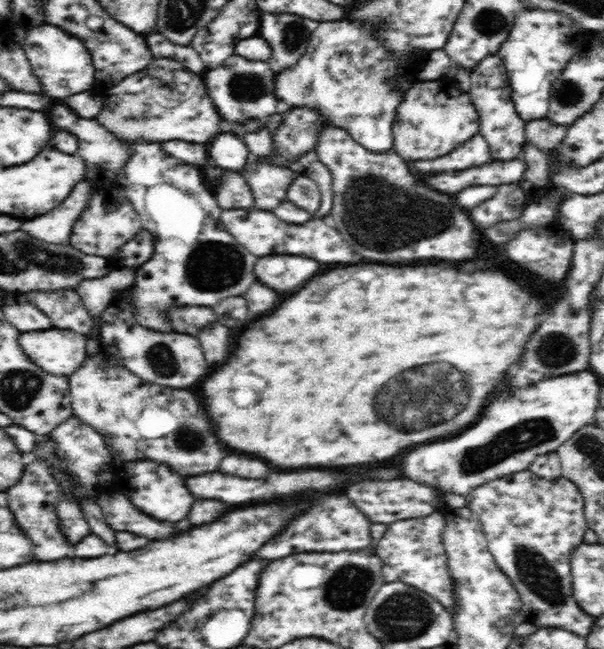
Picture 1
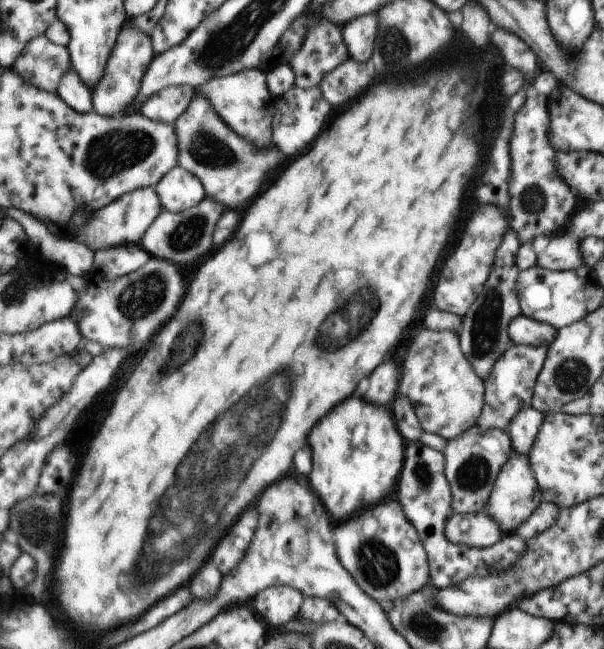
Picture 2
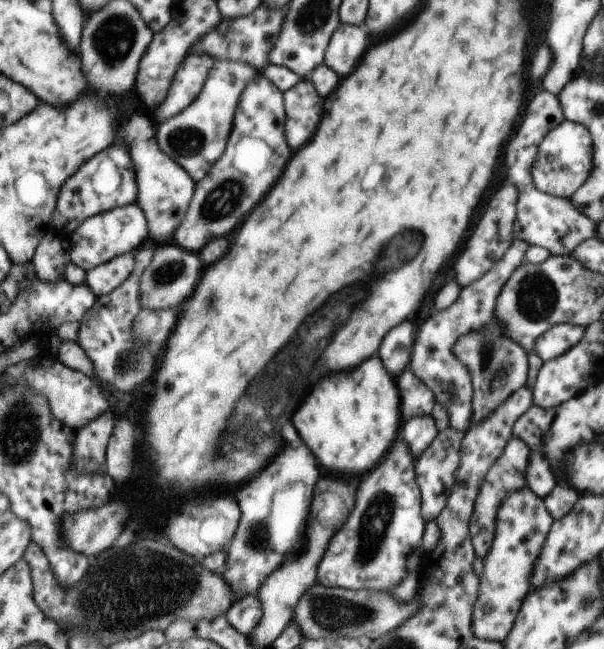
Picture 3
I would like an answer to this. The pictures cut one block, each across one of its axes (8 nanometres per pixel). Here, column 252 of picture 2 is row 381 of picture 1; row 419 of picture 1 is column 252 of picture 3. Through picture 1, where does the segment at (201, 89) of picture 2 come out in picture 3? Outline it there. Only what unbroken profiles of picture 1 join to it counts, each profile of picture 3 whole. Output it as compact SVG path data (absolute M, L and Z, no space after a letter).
M264 76L252 80L240 96L224 154L208 170L208 174L195 184L184 220L174 230L173 244L176 242L184 250L198 253L210 236L230 232L246 218L246 214L278 180L290 158L285 126L283 92Z

